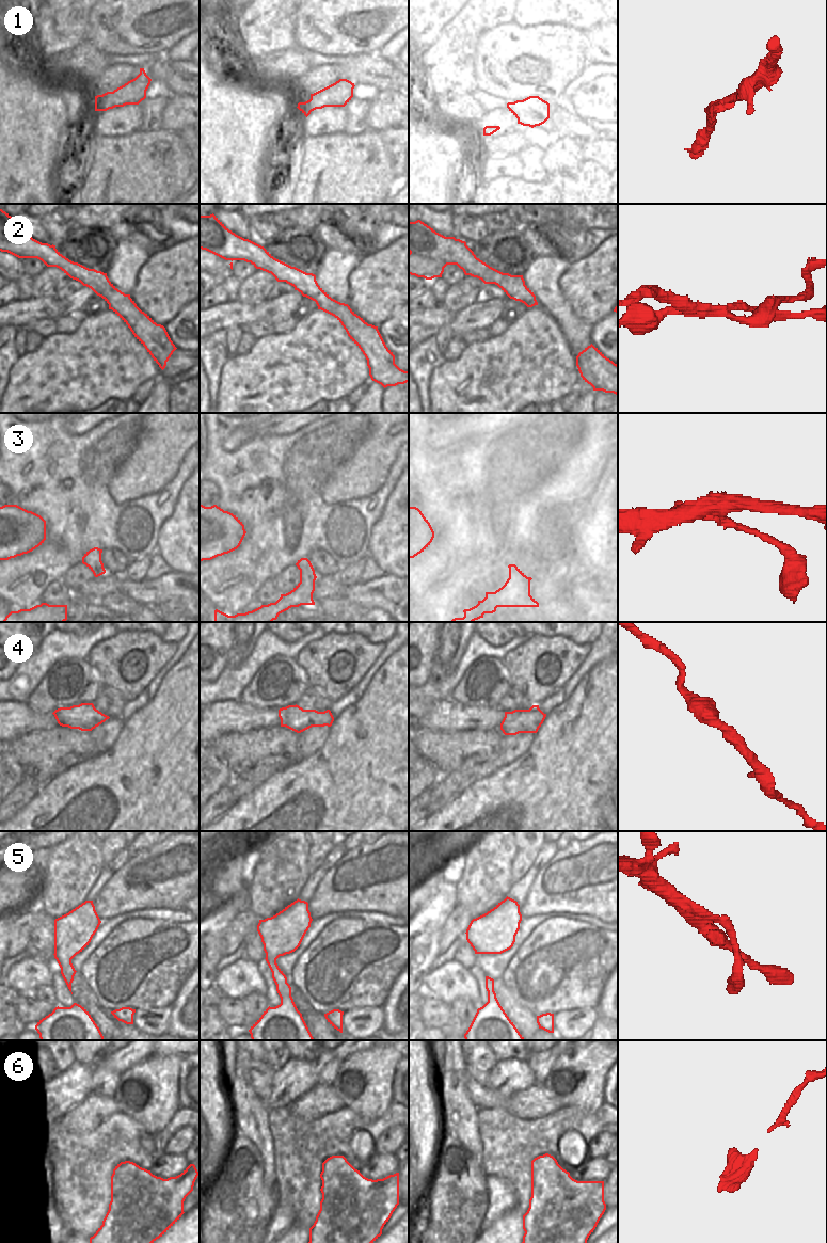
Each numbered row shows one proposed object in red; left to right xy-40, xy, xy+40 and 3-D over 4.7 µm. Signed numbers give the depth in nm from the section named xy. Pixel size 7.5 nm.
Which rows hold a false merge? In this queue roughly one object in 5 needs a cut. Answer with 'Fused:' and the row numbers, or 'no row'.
Fused: 2

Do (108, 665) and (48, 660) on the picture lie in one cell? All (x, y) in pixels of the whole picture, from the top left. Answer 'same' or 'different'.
different

